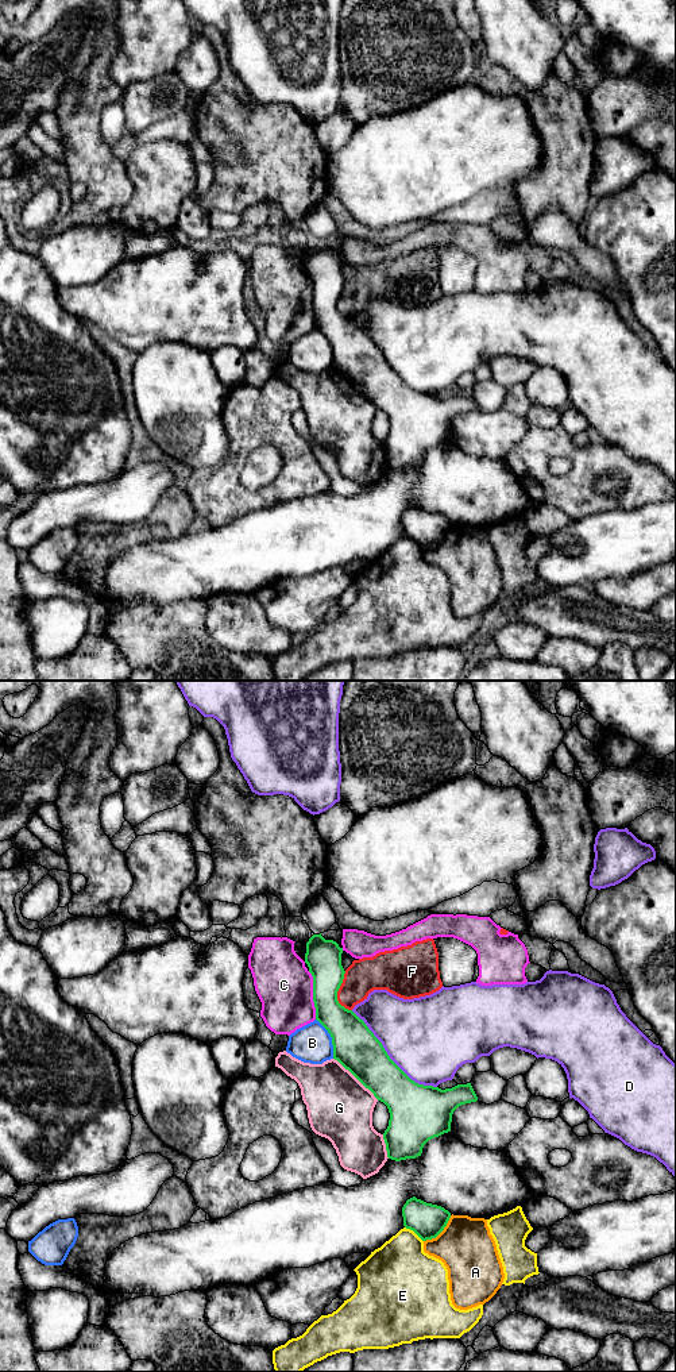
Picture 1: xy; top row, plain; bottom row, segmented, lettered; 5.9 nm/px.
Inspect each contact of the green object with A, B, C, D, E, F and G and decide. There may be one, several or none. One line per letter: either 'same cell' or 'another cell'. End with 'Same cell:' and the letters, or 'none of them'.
A: another cell
B: another cell
C: another cell
D: another cell
E: another cell
F: another cell
G: another cell
Same cell: none of them

